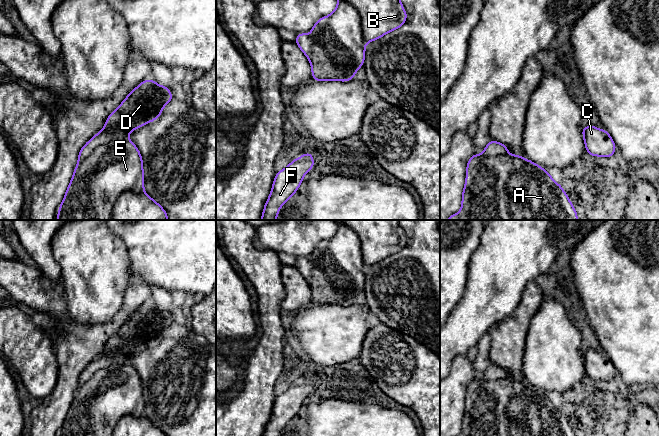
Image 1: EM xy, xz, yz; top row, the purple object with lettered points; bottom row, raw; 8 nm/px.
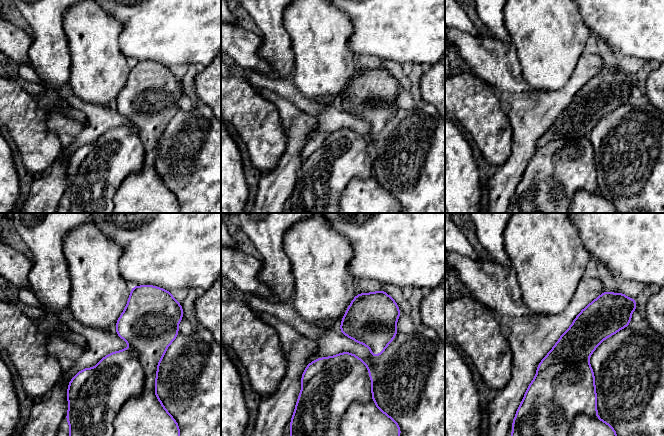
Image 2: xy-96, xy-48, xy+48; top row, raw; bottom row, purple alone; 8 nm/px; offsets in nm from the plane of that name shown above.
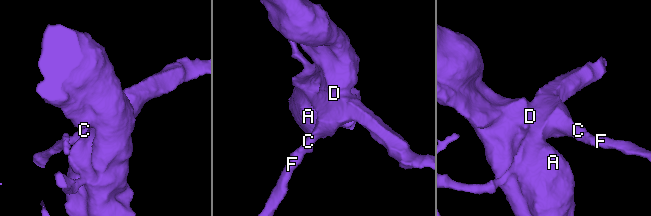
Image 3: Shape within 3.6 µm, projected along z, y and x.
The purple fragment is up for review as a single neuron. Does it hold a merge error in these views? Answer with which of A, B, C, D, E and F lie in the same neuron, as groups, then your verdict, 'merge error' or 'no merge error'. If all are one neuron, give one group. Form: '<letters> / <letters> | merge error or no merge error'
A B E / C D F | merge error

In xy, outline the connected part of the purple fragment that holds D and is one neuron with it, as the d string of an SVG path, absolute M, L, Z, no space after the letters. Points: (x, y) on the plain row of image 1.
M158 309L154 314L150 310L137 310L109 339L104 352L81 372L78 386L88 381L100 369L128 364L128 358L145 349L152 335L161 339L163 331L172 323L169 311Z

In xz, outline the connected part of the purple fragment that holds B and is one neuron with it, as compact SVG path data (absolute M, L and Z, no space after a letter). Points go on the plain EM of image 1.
M336 220L336 222L338 229L334 236L320 242L310 254L313 270L308 283L315 305L342 305L343 301L354 301L356 295L364 289L365 268L400 252L407 243L400 220Z

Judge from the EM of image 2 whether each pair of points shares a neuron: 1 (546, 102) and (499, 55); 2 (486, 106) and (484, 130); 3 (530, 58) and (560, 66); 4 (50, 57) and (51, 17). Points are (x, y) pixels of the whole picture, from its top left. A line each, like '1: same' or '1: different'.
1: same
2: same
3: same
4: same

